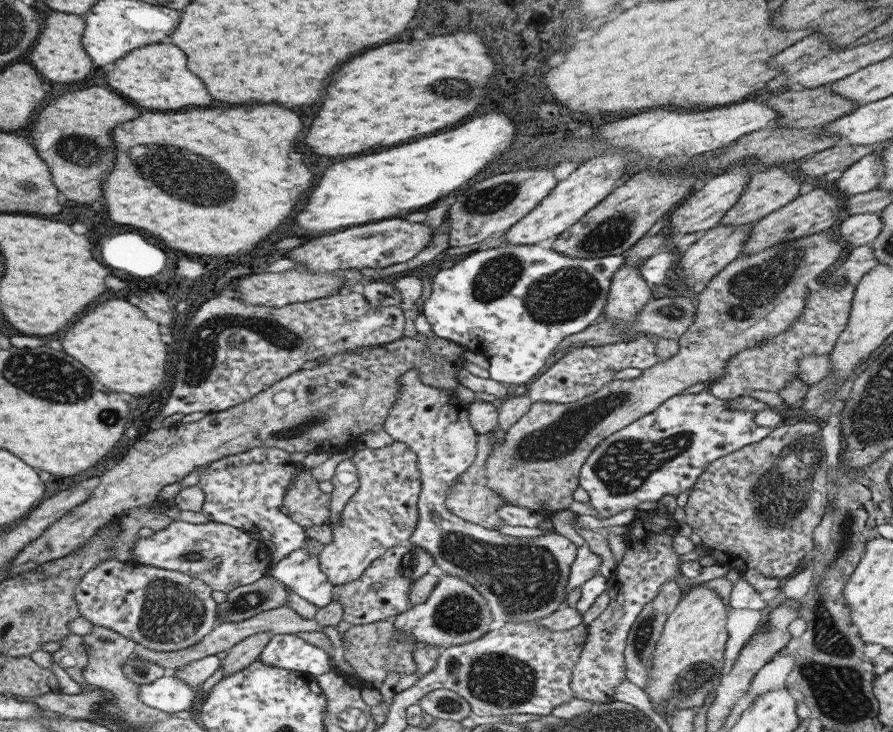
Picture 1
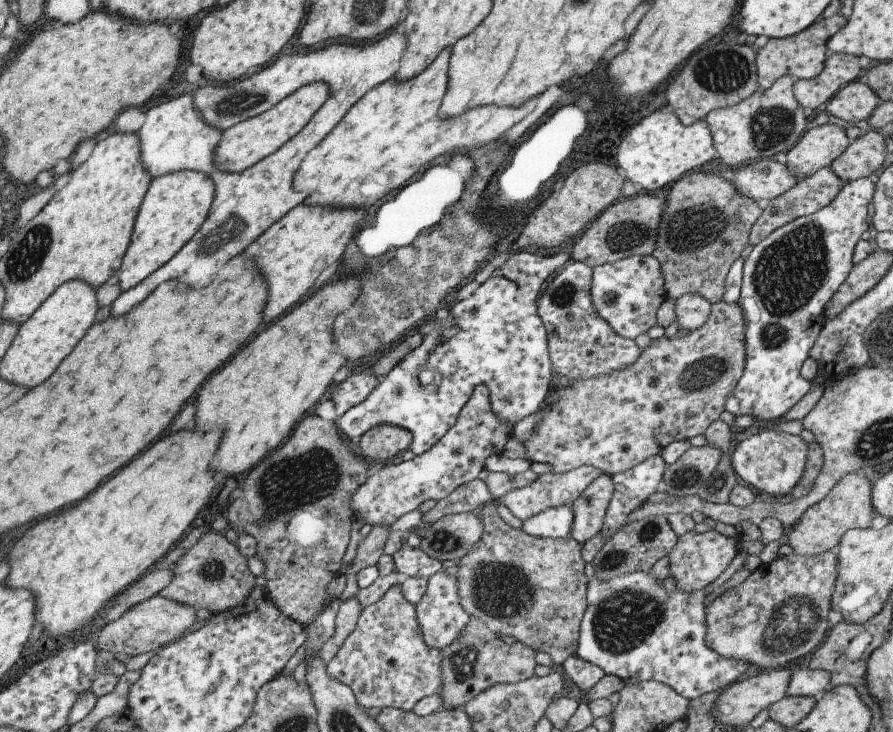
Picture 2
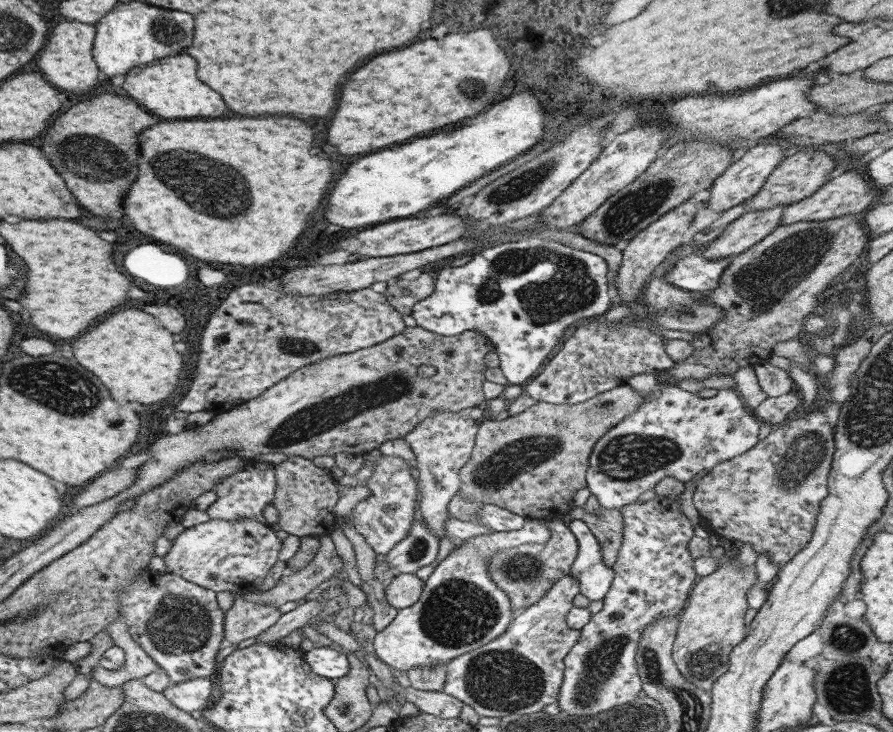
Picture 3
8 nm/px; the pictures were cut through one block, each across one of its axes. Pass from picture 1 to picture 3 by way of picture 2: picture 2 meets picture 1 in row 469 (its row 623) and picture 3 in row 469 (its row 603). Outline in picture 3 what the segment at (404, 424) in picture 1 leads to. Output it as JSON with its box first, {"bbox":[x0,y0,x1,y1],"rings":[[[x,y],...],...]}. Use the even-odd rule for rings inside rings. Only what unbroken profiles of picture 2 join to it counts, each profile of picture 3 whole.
{"bbox":[402,406,485,537],"rings":[[[484,406],[465,408],[457,413],[440,412],[421,420],[411,432],[402,437],[411,447],[417,461],[418,502],[421,521],[437,536],[444,537],[444,524],[449,517],[446,509],[450,499],[458,492],[459,469],[472,454],[477,425],[485,420]]]}

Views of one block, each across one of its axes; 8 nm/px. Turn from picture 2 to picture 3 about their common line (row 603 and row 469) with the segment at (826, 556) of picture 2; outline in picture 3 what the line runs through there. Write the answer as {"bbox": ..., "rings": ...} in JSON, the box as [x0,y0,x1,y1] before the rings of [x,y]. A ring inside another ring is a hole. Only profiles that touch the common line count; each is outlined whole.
{"bbox":[692,411,834,564],"rings":[[[810,411],[803,418],[786,420],[747,452],[715,464],[697,482],[692,503],[709,534],[742,545],[749,543],[757,555],[765,553],[771,563],[785,564],[812,538],[821,499],[827,495],[827,474],[834,452],[834,433],[823,411]]]}

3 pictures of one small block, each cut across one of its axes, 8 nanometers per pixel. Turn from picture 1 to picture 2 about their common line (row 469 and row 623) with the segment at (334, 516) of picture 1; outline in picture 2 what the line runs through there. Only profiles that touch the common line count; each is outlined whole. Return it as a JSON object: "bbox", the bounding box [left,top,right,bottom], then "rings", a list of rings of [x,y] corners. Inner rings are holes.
{"bbox":[319,597,362,662],"rings":[[[351,597],[341,601],[339,610],[335,615],[335,630],[321,647],[321,654],[319,654],[321,662],[329,662],[331,657],[335,656],[335,652],[339,650],[339,646],[343,644],[343,640],[355,630],[355,624],[357,624],[361,609],[362,606]]]}

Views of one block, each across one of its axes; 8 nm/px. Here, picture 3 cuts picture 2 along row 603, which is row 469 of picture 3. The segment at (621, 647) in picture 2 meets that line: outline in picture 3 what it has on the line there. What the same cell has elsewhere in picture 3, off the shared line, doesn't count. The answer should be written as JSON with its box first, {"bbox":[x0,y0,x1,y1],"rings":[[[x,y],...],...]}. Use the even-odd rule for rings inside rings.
{"bbox":[585,374,761,509],"rings":[[[633,374],[633,376],[628,376],[626,384],[631,386],[634,390],[637,390],[641,394],[642,404],[638,406],[638,410],[635,410],[632,414],[627,414],[621,421],[617,422],[617,425],[609,428],[607,433],[601,435],[601,438],[598,438],[591,449],[591,454],[588,456],[588,467],[585,472],[585,484],[587,490],[590,494],[595,496],[595,499],[598,500],[598,505],[605,507],[606,509],[619,509],[626,504],[635,502],[635,499],[639,494],[645,492],[645,490],[654,488],[654,486],[663,478],[664,476],[672,476],[673,478],[684,483],[688,481],[695,474],[699,474],[701,470],[710,470],[719,464],[719,462],[725,462],[747,452],[757,440],[757,430],[761,423],[760,420],[756,420],[755,413],[745,407],[743,400],[737,391],[732,389],[721,388],[715,390],[715,394],[711,398],[698,398],[696,394],[689,393],[685,390],[679,389],[673,385],[665,387],[665,385],[659,385],[654,374]]]}

